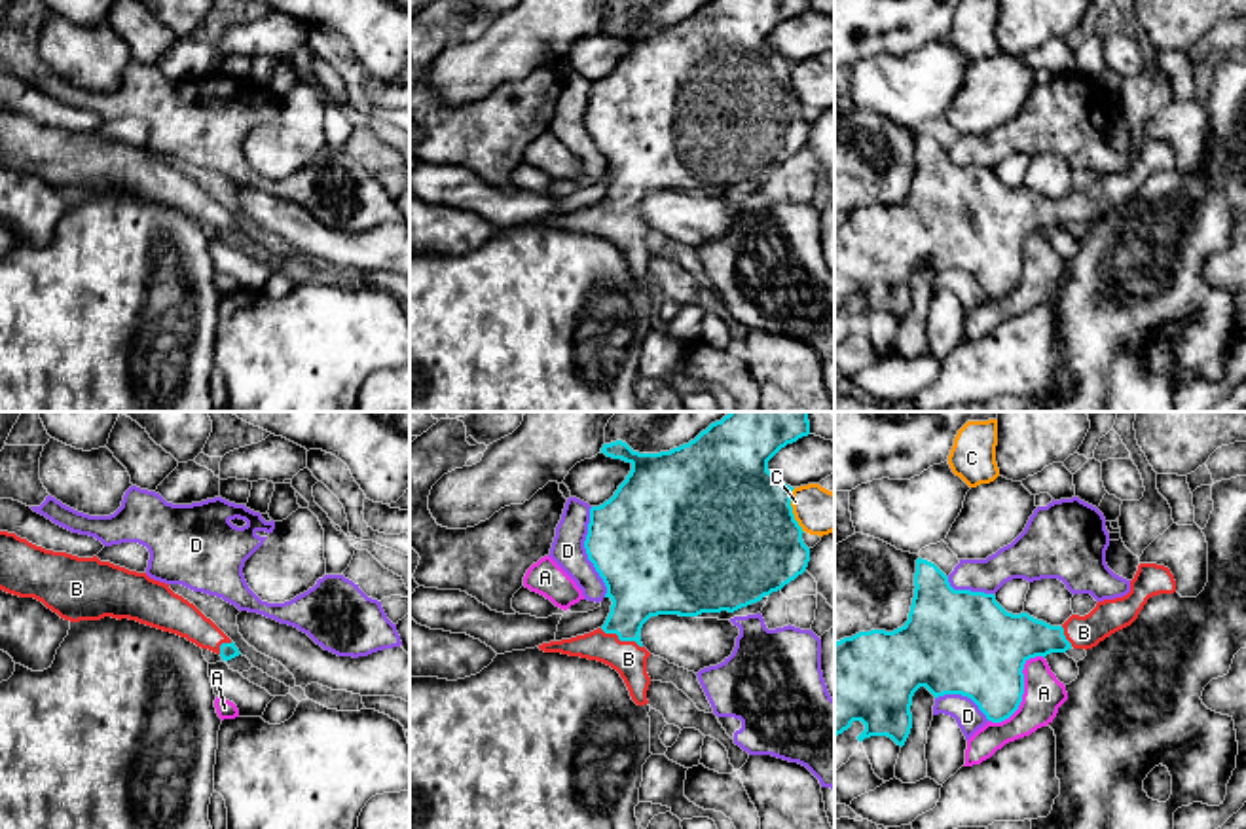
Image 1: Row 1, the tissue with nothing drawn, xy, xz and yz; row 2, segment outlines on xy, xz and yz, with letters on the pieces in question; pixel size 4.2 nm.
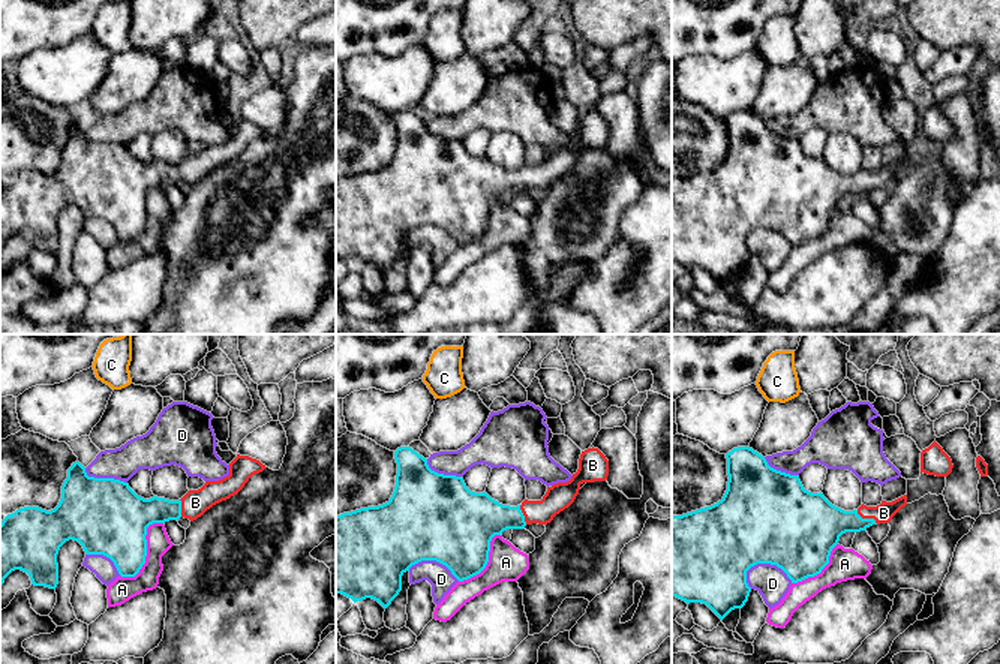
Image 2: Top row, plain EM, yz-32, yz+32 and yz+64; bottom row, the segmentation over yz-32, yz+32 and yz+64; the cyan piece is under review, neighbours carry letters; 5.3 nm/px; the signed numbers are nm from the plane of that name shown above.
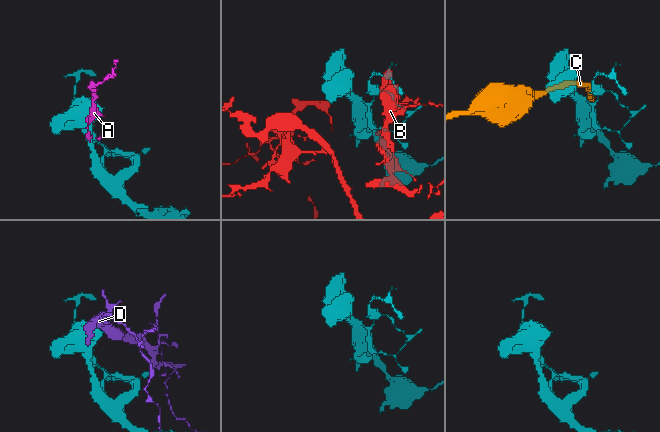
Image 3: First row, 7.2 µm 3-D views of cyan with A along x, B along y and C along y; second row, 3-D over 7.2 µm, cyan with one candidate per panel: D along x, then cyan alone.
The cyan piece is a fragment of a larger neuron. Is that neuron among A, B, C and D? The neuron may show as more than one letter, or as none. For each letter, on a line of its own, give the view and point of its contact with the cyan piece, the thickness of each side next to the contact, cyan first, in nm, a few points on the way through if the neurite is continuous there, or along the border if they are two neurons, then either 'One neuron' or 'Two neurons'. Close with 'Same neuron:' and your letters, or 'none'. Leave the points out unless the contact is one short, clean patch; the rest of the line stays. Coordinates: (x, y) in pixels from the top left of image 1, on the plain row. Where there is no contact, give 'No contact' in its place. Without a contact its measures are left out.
A: Touches cyan at yz (1023, 268). Thickness 380 nm (cyan) against 170 nm. Two neurons
B: Touches cyan at xz (621, 215). Thickness 280 nm (cyan) against 150 nm. Path across: xz (641, 160), (622, 200), (621, 215), (628, 234). One neuron
C: Touches cyan at xz (791, 86). Thickness 500 nm (cyan) against 200 nm. Two neurons
D: Touches cyan at xz (586, 128). Thickness 460 nm (cyan) against 150 nm. Two neurons
Same neuron: B

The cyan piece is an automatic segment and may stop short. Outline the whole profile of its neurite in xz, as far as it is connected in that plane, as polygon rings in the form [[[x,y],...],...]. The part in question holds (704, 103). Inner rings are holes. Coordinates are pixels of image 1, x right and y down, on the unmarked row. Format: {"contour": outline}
{"contour": [[[709,0],[688,19],[660,28],[633,27],[622,15],[603,19],[601,28],[632,40],[614,70],[590,83],[584,116],[588,135],[607,161],[605,173],[613,176],[611,188],[601,203],[571,214],[542,218],[539,224],[603,237],[620,249],[637,281],[649,279],[647,233],[650,228],[643,222],[639,209],[650,192],[734,188],[781,165],[806,146],[810,123],[793,89],[795,63],[772,49],[768,36],[787,19],[808,9],[810,0]]]}

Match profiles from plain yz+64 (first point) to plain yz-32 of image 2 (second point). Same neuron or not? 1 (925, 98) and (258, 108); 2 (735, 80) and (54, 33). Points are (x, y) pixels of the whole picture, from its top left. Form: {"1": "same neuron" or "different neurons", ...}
{"1": "different neurons", "2": "different neurons"}

